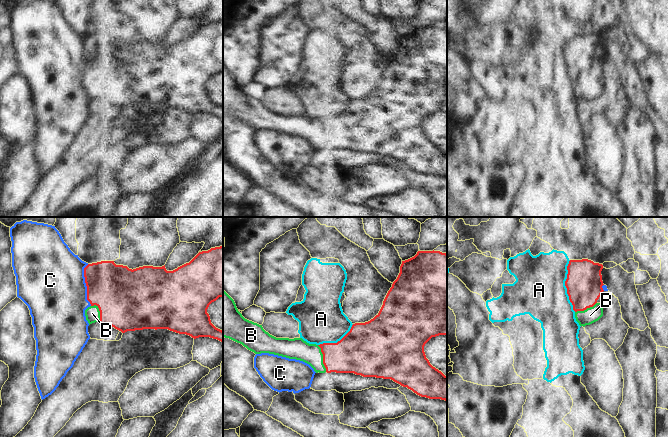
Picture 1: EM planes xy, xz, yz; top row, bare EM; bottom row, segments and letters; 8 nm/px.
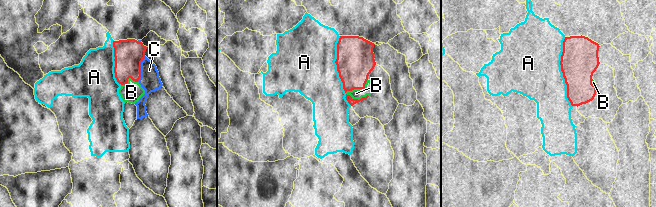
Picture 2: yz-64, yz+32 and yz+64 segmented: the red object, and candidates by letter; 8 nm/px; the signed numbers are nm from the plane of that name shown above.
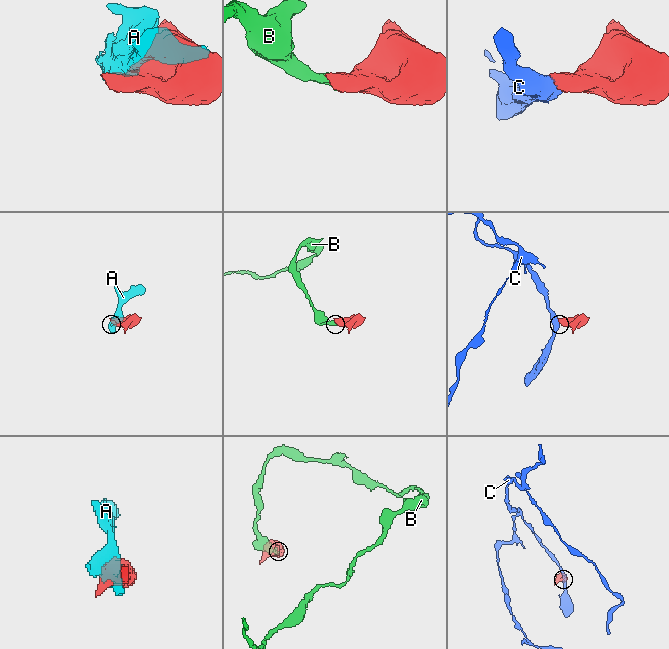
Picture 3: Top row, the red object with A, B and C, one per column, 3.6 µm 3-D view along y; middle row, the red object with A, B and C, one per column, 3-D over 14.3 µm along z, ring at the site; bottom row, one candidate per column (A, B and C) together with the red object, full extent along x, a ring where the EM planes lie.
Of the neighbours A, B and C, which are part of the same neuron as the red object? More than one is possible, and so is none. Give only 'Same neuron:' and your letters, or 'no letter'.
Same neuron: B

